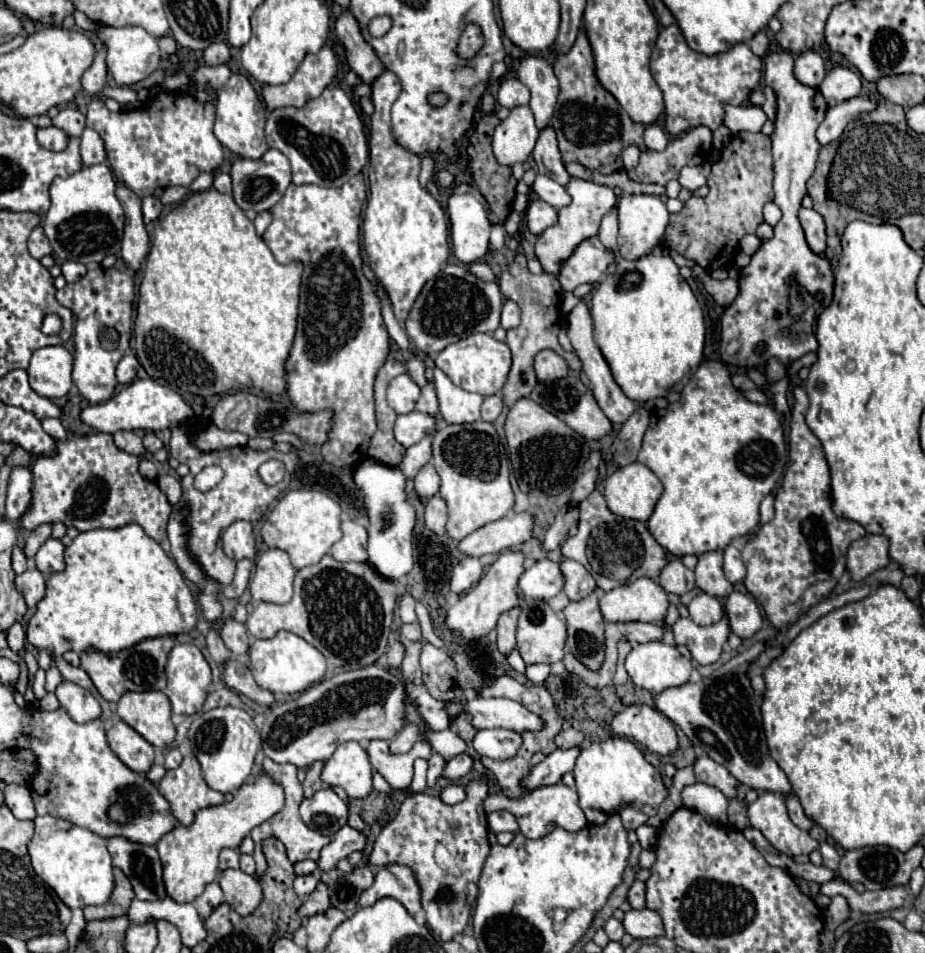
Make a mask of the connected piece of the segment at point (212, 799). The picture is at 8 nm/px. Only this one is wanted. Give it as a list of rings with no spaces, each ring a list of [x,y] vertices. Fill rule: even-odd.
[[[186,755],[180,763],[178,769],[172,769],[172,771],[166,771],[164,779],[160,781],[158,785],[160,793],[170,801],[172,805],[172,813],[174,817],[182,823],[182,825],[190,825],[194,821],[194,815],[198,809],[204,809],[204,807],[210,807],[210,805],[220,805],[224,803],[224,795],[220,791],[214,791],[208,787],[208,783],[204,781],[204,775],[202,775],[202,767],[198,763],[198,759],[194,755]]]

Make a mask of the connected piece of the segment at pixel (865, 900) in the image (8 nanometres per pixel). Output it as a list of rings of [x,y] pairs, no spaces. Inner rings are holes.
[[[840,883],[838,895],[842,895],[850,909],[854,911],[864,911],[864,913],[880,913],[880,911],[890,911],[902,907],[908,889],[906,887],[888,887],[882,891],[856,891],[848,883]]]

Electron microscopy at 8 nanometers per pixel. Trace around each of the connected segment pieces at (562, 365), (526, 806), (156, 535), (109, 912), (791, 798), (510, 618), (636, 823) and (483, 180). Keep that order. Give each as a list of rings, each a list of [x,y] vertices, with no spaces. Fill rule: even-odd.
[[[550,349],[540,351],[536,355],[534,367],[536,367],[538,381],[554,381],[554,379],[562,379],[562,377],[568,375],[566,361],[558,353],[554,353]]]
[[[556,783],[556,785],[546,785],[546,787],[538,787],[528,791],[524,797],[520,799],[508,799],[504,795],[494,797],[494,809],[506,809],[510,811],[520,827],[520,833],[528,839],[540,839],[546,833],[550,833],[556,827],[562,827],[566,831],[580,831],[582,827],[588,825],[584,811],[578,805],[578,795],[574,789],[566,787],[564,783]]]
[[[70,433],[66,441],[54,439],[56,449],[52,455],[38,455],[32,463],[32,503],[28,511],[20,517],[20,527],[26,531],[36,529],[42,523],[64,523],[66,527],[76,527],[78,531],[90,529],[118,529],[130,523],[140,525],[148,537],[162,543],[166,539],[166,523],[172,513],[172,505],[168,509],[168,499],[160,491],[156,481],[148,481],[138,471],[138,457],[118,449],[108,433]]]
[[[114,869],[114,881],[116,881],[116,887],[114,887],[110,899],[104,905],[84,909],[84,915],[86,915],[88,921],[90,919],[110,919],[110,917],[126,915],[126,911],[128,911],[128,907],[134,899],[132,885],[120,869]]]
[[[790,793],[790,795],[786,795],[786,797],[784,797],[784,801],[786,801],[788,815],[790,815],[792,823],[794,823],[794,825],[798,825],[800,829],[808,831],[808,829],[814,825],[814,821],[812,821],[812,819],[808,819],[808,817],[804,815],[804,811],[802,811],[802,807],[800,807],[800,801],[798,801],[798,797]]]
[[[514,607],[506,613],[502,613],[500,619],[498,619],[498,627],[496,627],[496,631],[498,631],[498,649],[504,655],[508,655],[516,647],[518,615],[520,615],[520,607]]]
[[[624,807],[620,811],[620,817],[622,817],[622,823],[626,829],[638,829],[640,825],[644,825],[648,821],[648,815],[644,815],[640,809],[634,809],[634,807]]]
[[[484,115],[484,117],[476,123],[476,131],[474,131],[474,135],[470,137],[470,143],[468,143],[468,159],[470,159],[468,169],[470,169],[470,173],[472,173],[472,177],[474,177],[476,187],[482,191],[484,199],[486,199],[488,205],[490,205],[490,221],[492,221],[492,223],[504,223],[504,219],[506,219],[508,213],[512,211],[512,209],[510,209],[510,203],[512,203],[512,199],[514,199],[512,189],[516,189],[516,183],[518,183],[518,181],[512,177],[510,167],[498,165],[496,159],[494,159],[494,155],[492,155],[490,143],[492,143],[494,127],[496,127],[498,123],[500,123],[500,119],[498,119],[496,115]]]

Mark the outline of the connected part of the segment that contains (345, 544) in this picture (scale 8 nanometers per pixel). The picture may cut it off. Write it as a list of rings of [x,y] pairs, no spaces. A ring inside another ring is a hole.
[[[346,519],[342,521],[342,539],[338,543],[334,543],[334,547],[330,549],[330,555],[342,563],[348,561],[368,561],[366,555],[366,539],[368,533],[362,525]]]

